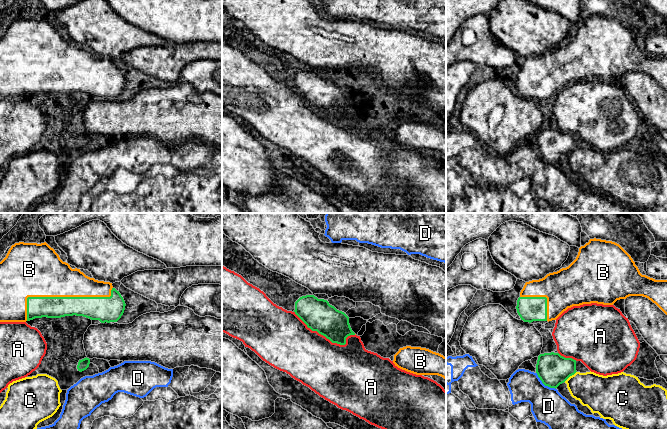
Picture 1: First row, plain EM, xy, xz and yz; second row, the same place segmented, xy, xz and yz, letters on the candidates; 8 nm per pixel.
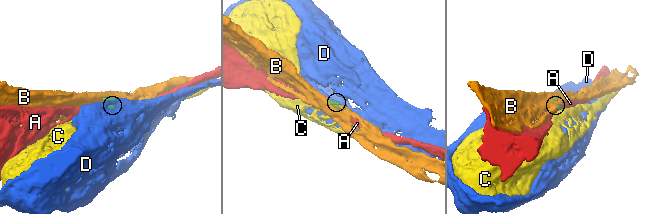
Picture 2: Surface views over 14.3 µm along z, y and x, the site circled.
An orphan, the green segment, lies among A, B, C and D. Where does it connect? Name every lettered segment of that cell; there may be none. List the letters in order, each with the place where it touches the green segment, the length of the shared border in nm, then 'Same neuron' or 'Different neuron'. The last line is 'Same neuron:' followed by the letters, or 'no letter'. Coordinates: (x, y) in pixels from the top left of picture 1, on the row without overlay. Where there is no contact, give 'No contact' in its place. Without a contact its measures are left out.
A: Touches green at xz (325, 112). Shared border 500 nm. Different neuron
B: Touches green at xy (61, 73). Shared border 750 nm. Different neuron
C: Touches green at yz (570, 151). Shared border 130 nm. Different neuron
D: Touches green at yz (544, 160). Shared border 220 nm. Different neuron
Same neuron: no letter

